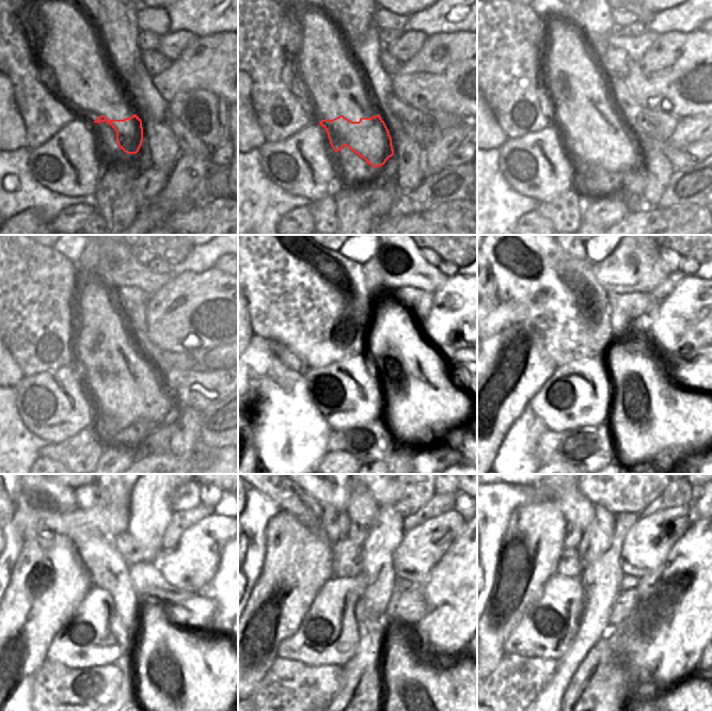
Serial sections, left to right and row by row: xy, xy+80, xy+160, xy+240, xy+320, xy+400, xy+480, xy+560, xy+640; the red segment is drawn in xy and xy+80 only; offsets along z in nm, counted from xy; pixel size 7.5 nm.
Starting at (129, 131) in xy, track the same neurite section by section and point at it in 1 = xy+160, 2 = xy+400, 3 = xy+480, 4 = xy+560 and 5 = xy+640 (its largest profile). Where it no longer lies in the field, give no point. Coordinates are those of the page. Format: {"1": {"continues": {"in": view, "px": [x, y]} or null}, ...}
{"1": {"continues": {"in": "xy+160", "px": [608, 143]}}, "2": {"continues": {"in": "xy+400", "px": [579, 394]}}, "3": {"continues": {"in": "xy+480", "px": [94, 635]}}, "4": {"continues": {"in": "xy+560", "px": [328, 633]}}, "5": {"continues": {"in": "xy+640", "px": [548, 628]}}}

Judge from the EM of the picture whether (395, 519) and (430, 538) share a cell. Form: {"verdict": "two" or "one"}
{"verdict": "two"}

